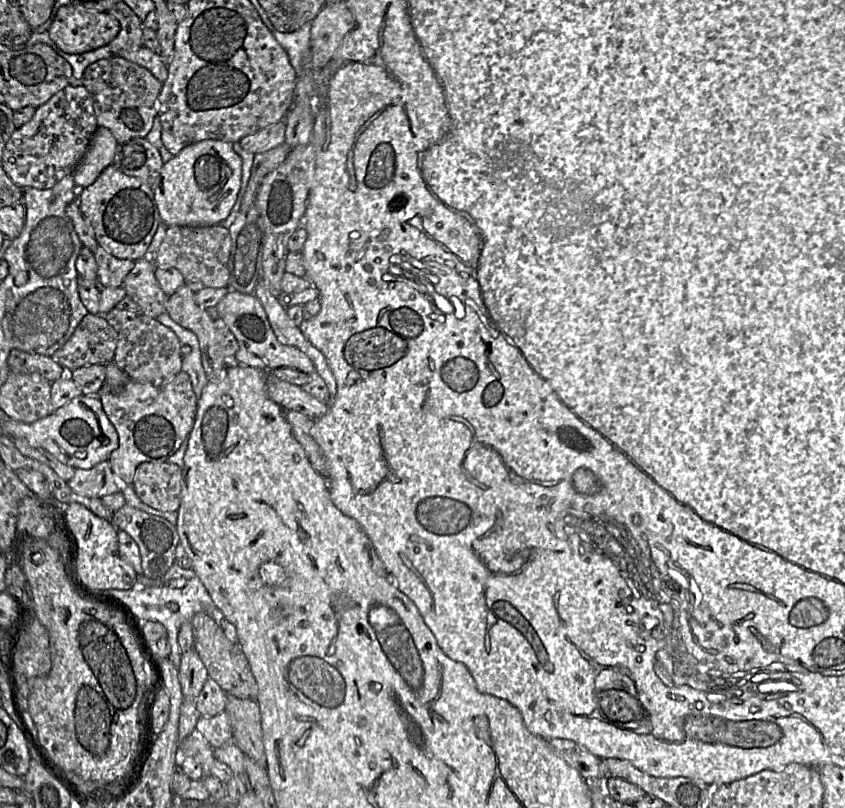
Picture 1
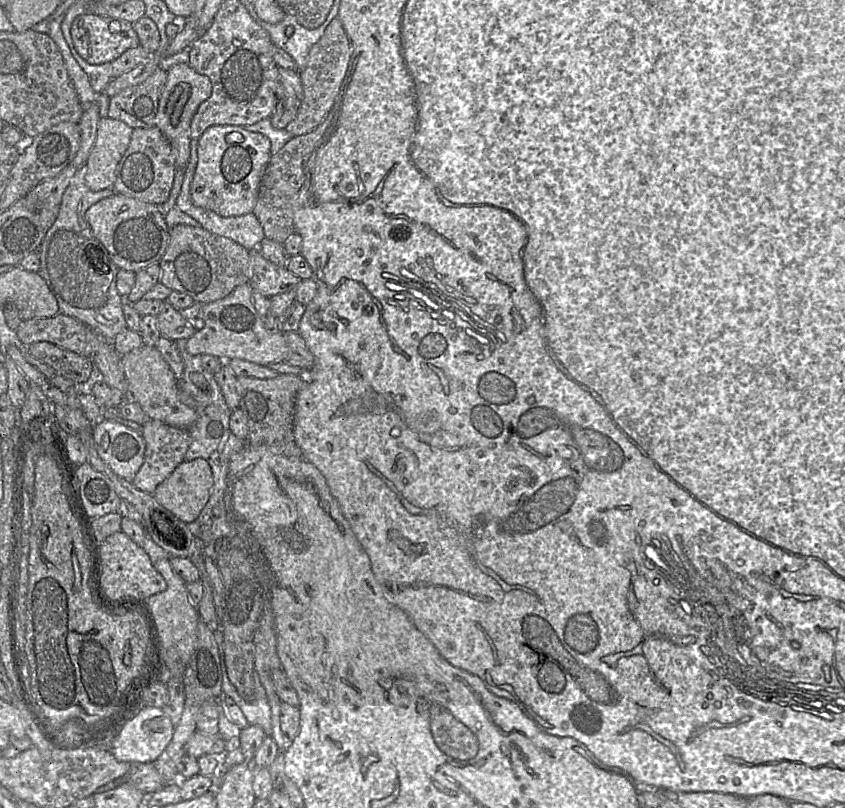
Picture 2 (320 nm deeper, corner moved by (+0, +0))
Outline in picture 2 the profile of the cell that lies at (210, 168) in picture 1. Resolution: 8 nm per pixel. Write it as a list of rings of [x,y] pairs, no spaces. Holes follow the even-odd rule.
[[[218,125],[208,128],[198,139],[198,160],[190,188],[193,205],[222,217],[252,213],[261,176],[271,157],[270,146],[266,136],[249,132],[244,127]],[[233,132],[240,133],[243,141],[229,143],[226,137]]]

